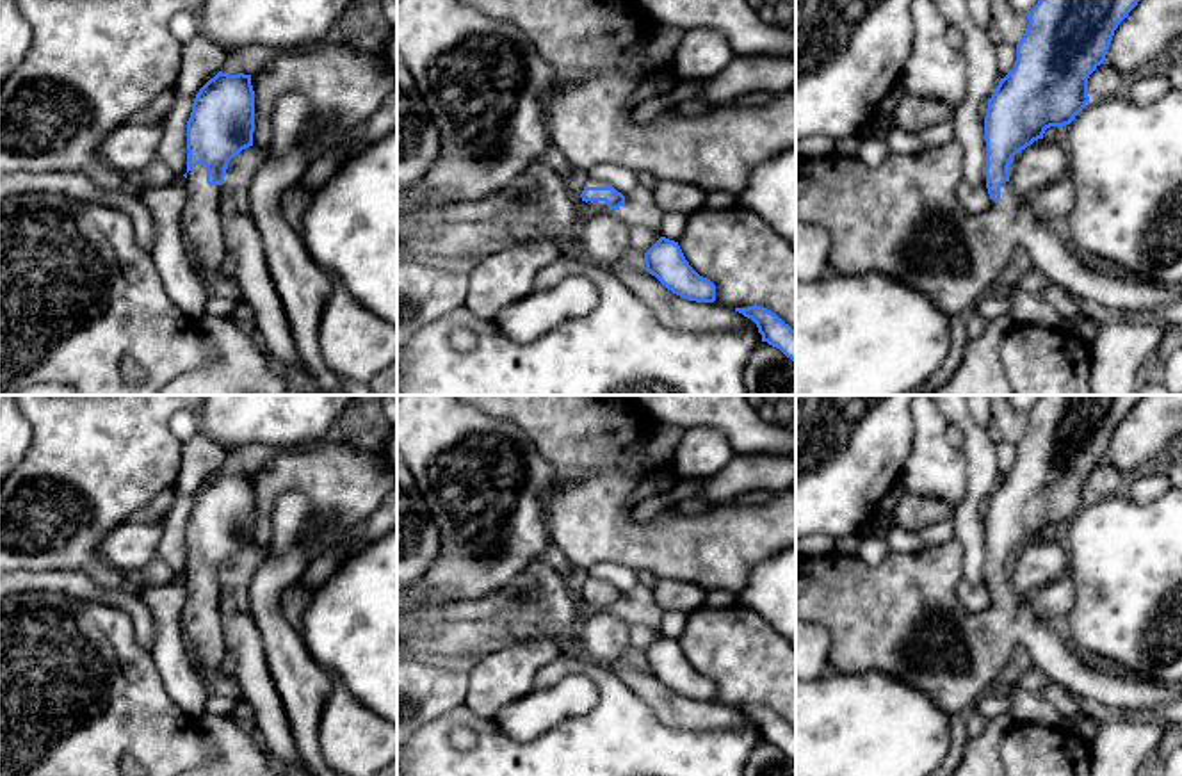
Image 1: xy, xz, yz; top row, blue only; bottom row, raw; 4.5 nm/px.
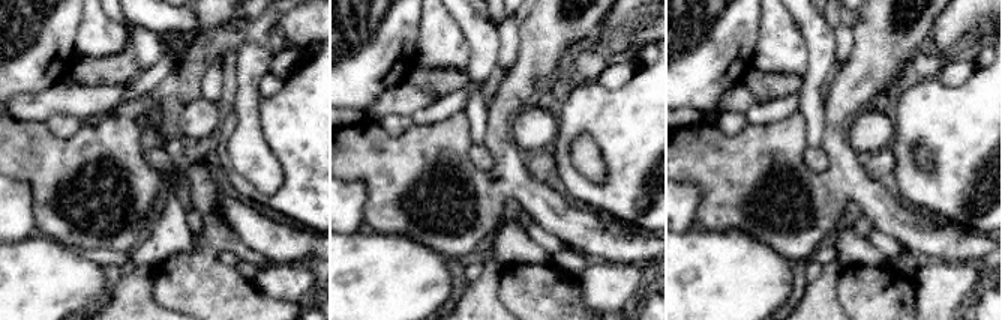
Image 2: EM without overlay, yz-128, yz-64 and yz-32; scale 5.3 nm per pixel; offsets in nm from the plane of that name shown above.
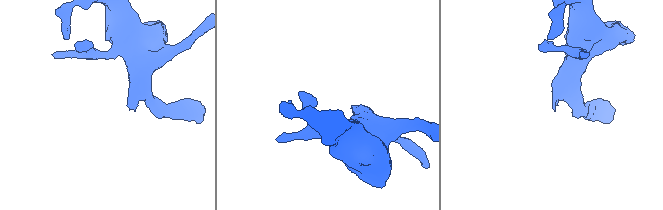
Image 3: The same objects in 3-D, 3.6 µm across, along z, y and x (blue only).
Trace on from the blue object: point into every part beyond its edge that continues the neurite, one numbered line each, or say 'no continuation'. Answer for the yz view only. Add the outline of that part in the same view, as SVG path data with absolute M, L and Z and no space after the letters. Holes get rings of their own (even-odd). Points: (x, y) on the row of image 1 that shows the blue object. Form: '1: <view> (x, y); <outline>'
1: yz (903, 219); M954 139L919 155L888 155L876 169L869 169L856 157L837 153L803 158L796 162L796 222L821 224L831 233L831 272L844 276L883 272L929 297L949 317L963 313L981 297L992 294L1016 247L1024 247L1029 253L1034 267L1048 283L1065 288L1084 308L1102 315L1123 317L1125 313L1182 301L1182 288L1170 288L1130 272L1114 271L1066 247L1050 221L1036 215L1031 205L1022 206L1018 203L1011 182L1000 185L1000 199L997 203L990 199L984 212L967 214L956 196L958 185L963 182L961 164L963 148Z

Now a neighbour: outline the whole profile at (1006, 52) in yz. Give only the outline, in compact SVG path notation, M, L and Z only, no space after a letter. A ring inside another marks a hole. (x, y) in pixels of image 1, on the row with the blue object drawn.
M1006 41L997 44L997 59L999 59L999 71L1004 78L1015 66L1016 61L1016 46Z

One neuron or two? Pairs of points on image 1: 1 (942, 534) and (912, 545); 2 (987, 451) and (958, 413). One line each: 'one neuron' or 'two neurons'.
1: one neuron
2: one neuron

